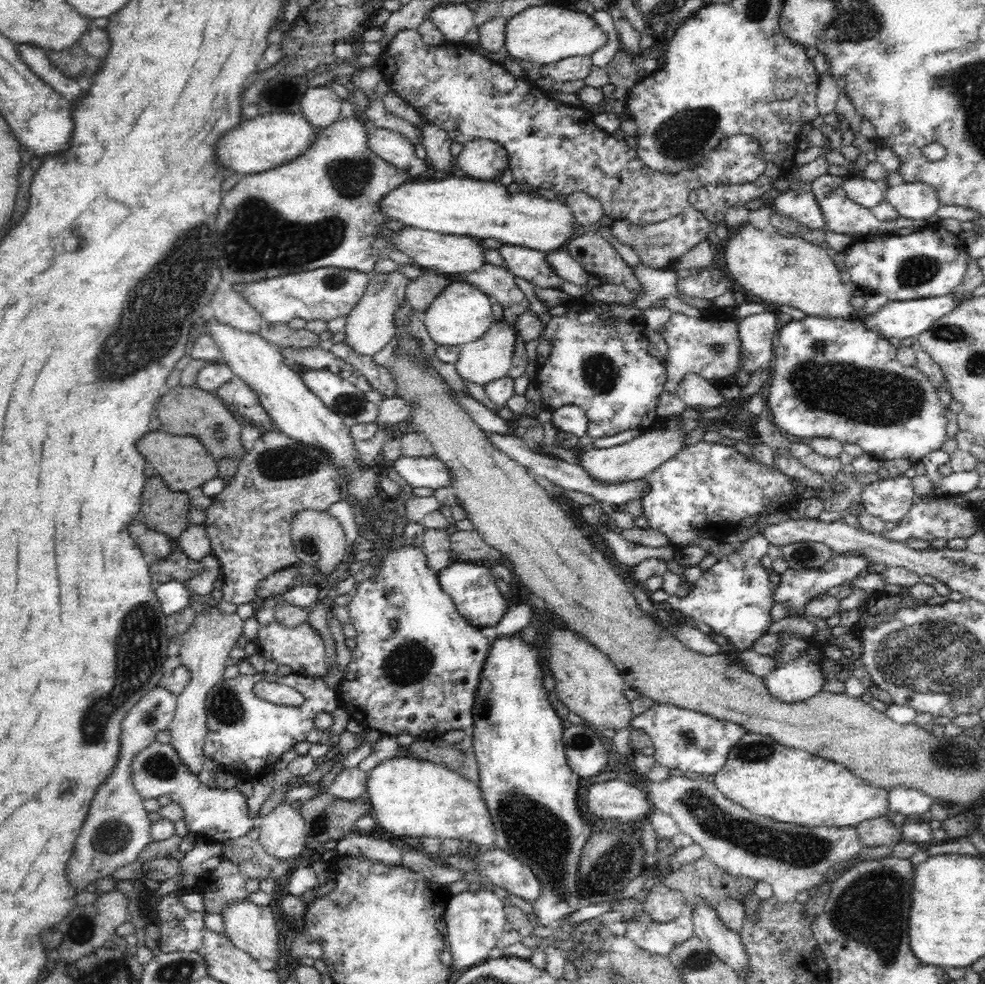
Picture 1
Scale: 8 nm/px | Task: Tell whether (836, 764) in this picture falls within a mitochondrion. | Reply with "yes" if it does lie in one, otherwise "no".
no

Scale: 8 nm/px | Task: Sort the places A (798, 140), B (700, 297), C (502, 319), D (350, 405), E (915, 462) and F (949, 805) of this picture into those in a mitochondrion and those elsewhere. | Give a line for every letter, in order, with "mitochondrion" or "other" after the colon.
A: other
B: other
C: other
D: mitochondrion
E: other
F: other

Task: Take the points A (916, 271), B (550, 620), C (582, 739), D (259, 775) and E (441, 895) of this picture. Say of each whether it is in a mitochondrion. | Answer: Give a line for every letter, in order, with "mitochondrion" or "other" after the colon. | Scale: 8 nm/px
A: mitochondrion
B: other
C: mitochondrion
D: other
E: other

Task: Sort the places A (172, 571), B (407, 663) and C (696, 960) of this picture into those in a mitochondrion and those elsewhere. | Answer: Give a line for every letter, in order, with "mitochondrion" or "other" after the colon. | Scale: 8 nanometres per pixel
A: other
B: mitochondrion
C: mitochondrion

